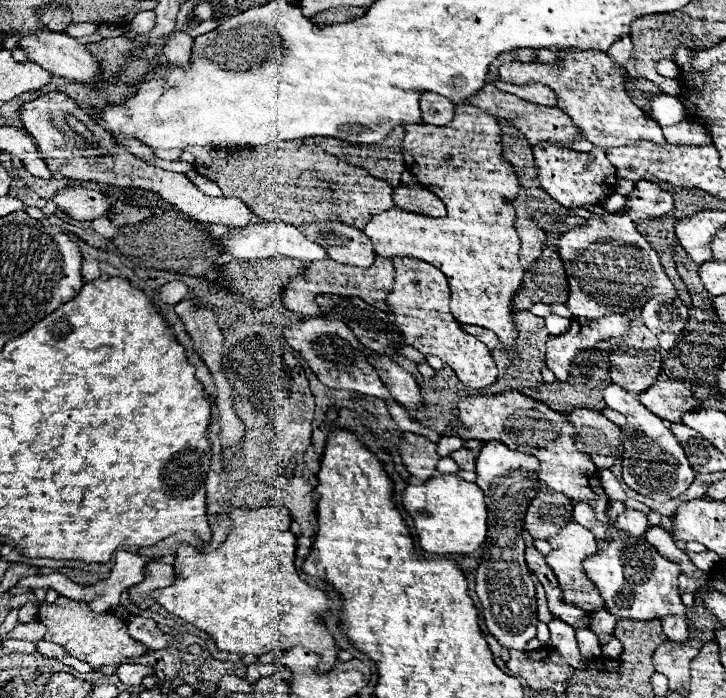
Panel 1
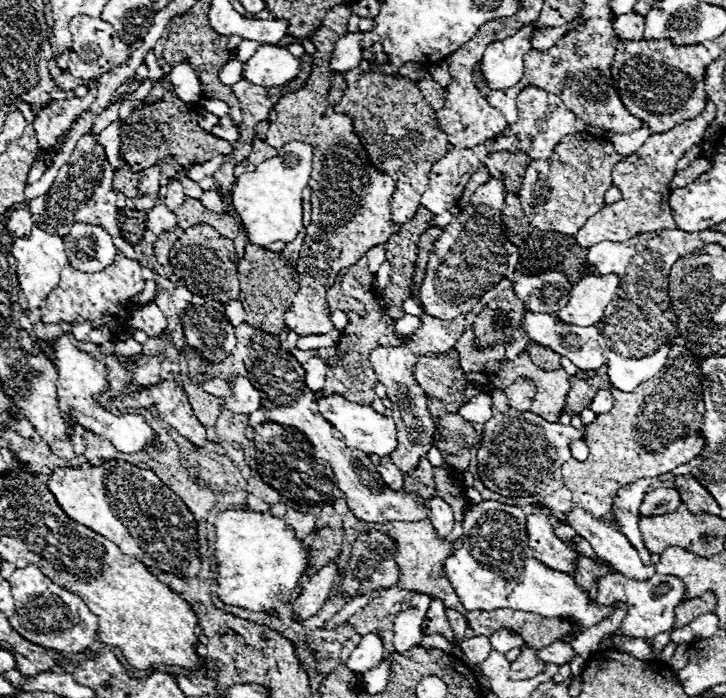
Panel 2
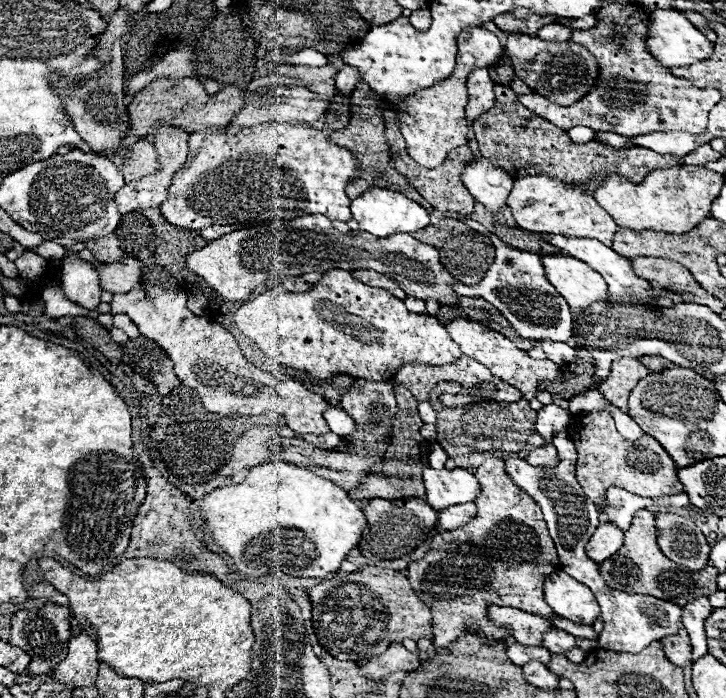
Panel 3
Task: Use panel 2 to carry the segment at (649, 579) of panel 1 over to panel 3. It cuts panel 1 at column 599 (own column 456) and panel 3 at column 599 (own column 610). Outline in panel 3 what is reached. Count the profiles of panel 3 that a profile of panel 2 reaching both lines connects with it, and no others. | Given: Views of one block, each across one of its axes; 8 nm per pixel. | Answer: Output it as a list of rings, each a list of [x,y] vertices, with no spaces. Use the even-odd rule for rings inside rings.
[[[562,570],[546,578],[544,600],[558,616],[582,626],[592,626],[592,622],[600,614],[600,606],[592,590],[576,582],[572,576],[568,576]]]

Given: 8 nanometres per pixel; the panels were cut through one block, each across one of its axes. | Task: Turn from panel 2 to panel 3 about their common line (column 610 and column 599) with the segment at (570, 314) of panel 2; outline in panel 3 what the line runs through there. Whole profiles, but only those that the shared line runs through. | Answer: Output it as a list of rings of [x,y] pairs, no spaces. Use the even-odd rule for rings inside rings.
[[[544,254],[546,280],[564,296],[572,308],[588,308],[594,302],[608,298],[604,278],[582,260],[568,254]]]

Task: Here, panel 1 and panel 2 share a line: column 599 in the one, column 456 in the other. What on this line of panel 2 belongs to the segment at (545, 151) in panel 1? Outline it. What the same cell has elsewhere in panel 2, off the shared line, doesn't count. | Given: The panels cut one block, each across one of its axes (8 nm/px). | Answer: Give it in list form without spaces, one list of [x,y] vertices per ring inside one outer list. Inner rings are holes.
[[[500,136],[500,138],[494,138],[494,140],[486,140],[486,142],[482,142],[482,144],[474,146],[474,148],[468,148],[468,150],[458,150],[458,148],[450,150],[442,160],[438,160],[432,166],[432,170],[428,174],[430,182],[428,182],[426,192],[422,194],[420,204],[424,208],[428,208],[432,214],[442,214],[446,210],[452,210],[458,204],[458,200],[460,200],[462,192],[464,192],[464,186],[466,186],[470,174],[474,174],[480,166],[482,156],[490,156],[494,152],[516,152],[518,150],[518,142],[520,140],[516,136]]]

